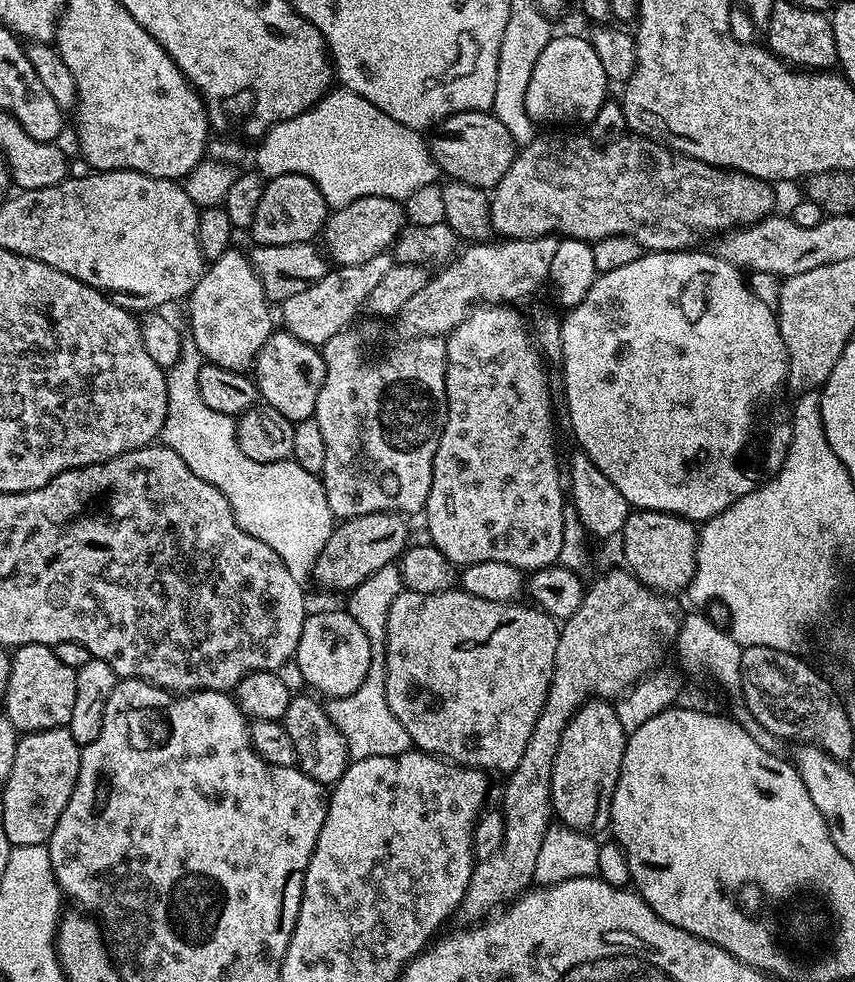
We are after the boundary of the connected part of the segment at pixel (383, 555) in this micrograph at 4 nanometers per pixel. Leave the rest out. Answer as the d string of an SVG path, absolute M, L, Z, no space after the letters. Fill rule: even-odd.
M375 512L340 520L333 527L326 546L322 546L322 554L318 554L314 562L311 579L341 594L351 592L366 582L370 574L382 570L382 566L399 561L404 555L404 549L409 547L410 531L410 525L404 520L407 519L398 512Z

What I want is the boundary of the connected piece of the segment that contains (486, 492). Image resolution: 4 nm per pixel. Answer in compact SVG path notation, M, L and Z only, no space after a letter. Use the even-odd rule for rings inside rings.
M507 303L475 305L468 311L462 323L449 332L444 345L446 346L446 402L448 413L444 419L442 438L438 442L438 450L432 463L432 481L430 494L424 503L422 513L423 523L428 530L431 544L454 566L473 564L474 562L506 562L525 573L537 572L540 568L551 568L557 563L563 538L563 510L566 505L566 488L560 485L562 480L562 464L556 461L556 428L552 425L552 388L548 385L548 372L544 369L546 363L539 347L530 335L530 328L524 325L524 320L515 312L515 307Z

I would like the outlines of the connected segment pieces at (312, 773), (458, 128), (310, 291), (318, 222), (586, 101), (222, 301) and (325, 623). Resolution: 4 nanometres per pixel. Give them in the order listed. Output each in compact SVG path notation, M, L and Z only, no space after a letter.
M293 695L290 706L286 706L286 714L282 721L284 729L294 742L296 764L300 771L305 772L310 778L314 778L314 782L325 786L335 786L350 763L346 738L328 717L327 707L315 695L304 695Z
M491 111L459 112L448 116L431 129L427 141L431 163L435 167L437 164L445 172L445 177L485 190L495 189L496 184L502 182L518 151L506 126L502 126Z
M391 255L375 256L370 262L362 262L354 266L336 266L324 275L314 286L306 286L298 294L282 301L278 308L278 316L284 319L283 331L294 334L294 338L302 338L302 342L323 346L334 334L345 331L348 323L359 314L368 303L370 290L382 282L383 276L393 266Z
M298 174L273 176L262 190L262 202L258 202L258 214L254 214L250 235L256 244L282 246L294 242L312 242L321 235L329 215L328 203L310 178Z
M556 34L534 62L534 74L526 86L526 114L538 126L587 126L609 99L608 88L610 81L598 54L594 54L591 39Z
M228 248L226 254L222 254L222 258L211 261L205 267L198 286L194 286L194 290L186 297L186 305L188 304L188 324L192 327L190 339L196 343L205 361L222 366L226 370L247 373L255 365L258 350L262 350L266 338L273 334L274 312L273 309L272 312L268 309L269 298L262 290L260 276L256 273L256 267L252 265L249 253L239 252L238 248Z
M347 610L316 612L313 616L312 613L305 615L302 638L298 638L294 658L298 662L298 670L302 670L305 685L313 693L335 698L352 694L362 686L362 682L366 682L366 674L372 665L372 647L370 638L366 638L366 630L354 622Z

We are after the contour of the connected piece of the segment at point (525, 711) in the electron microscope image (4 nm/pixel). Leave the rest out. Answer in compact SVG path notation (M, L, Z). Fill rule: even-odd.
M402 590L390 602L386 614L386 638L384 639L384 677L386 678L386 702L390 710L394 710L394 718L402 722L406 734L410 734L413 745L419 751L429 752L431 756L441 757L454 764L463 764L466 768L478 768L481 772L507 774L518 766L522 754L526 751L526 742L530 742L530 734L534 730L534 722L538 722L538 714L542 714L542 706L546 702L548 687L552 681L554 658L558 654L558 638L560 629L557 621L540 611L535 606L523 608L523 603L486 602L486 598L474 598L474 594L463 590L451 592L435 592L434 594L418 594Z

